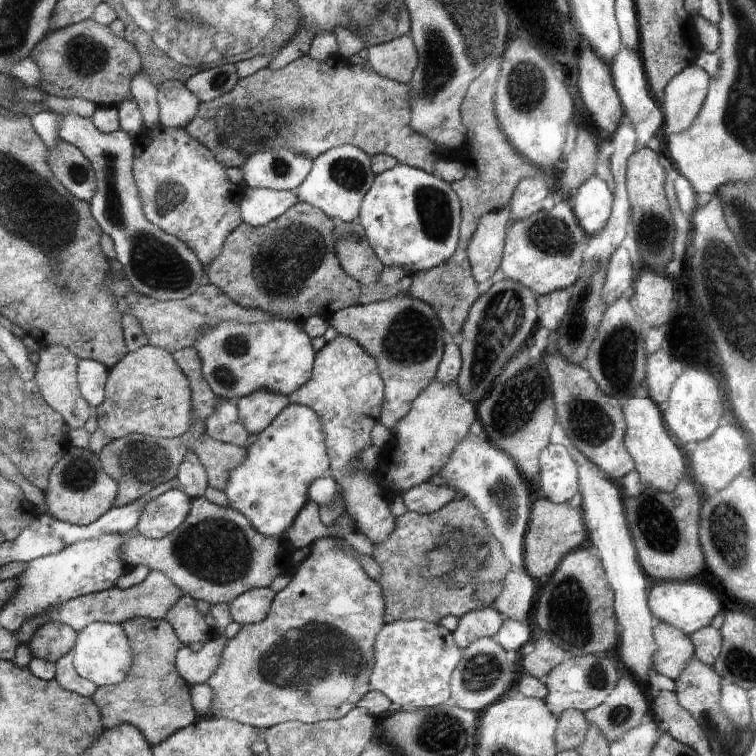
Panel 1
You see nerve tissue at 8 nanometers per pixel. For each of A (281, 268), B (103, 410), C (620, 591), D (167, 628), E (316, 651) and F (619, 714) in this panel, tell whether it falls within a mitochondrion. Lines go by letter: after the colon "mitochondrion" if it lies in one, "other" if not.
A: mitochondrion
B: other
C: other
D: other
E: mitochondrion
F: mitochondrion

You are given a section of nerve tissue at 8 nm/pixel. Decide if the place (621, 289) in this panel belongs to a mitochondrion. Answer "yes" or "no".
no

